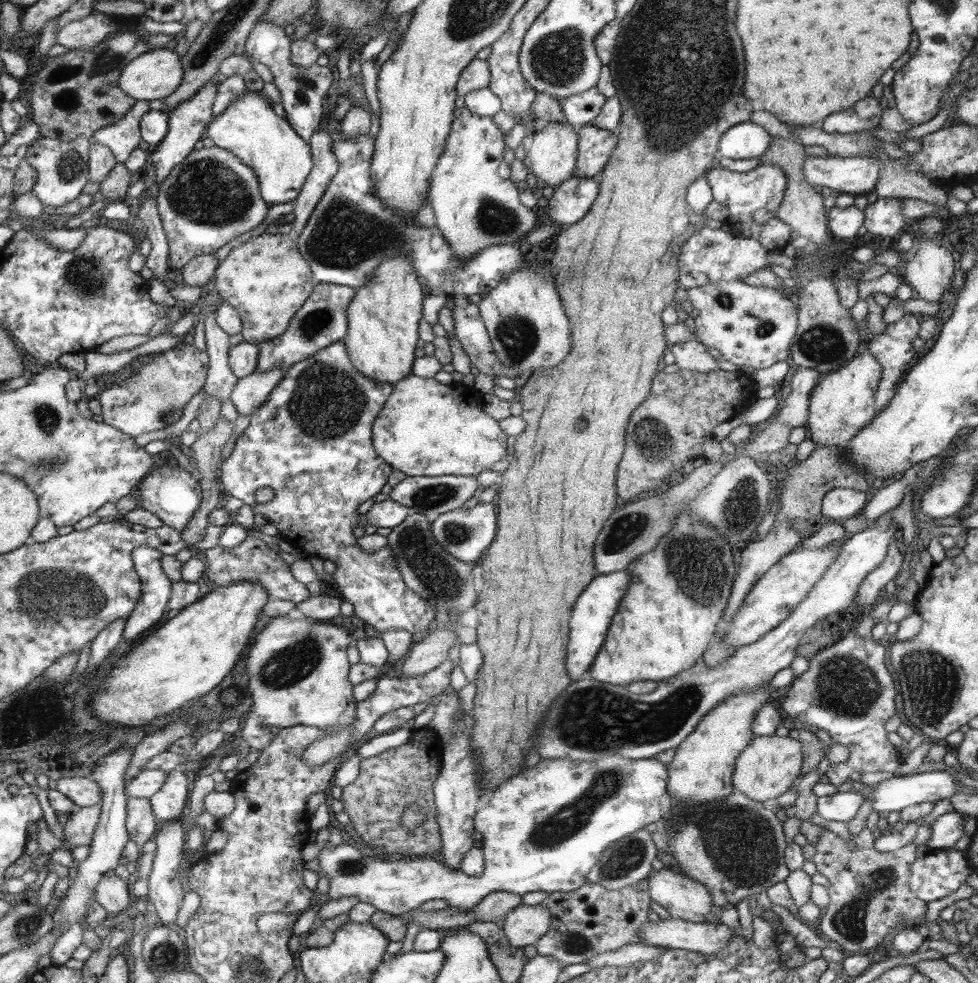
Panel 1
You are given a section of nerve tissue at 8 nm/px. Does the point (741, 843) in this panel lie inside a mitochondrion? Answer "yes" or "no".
yes

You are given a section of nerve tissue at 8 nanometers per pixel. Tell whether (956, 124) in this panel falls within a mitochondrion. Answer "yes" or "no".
no

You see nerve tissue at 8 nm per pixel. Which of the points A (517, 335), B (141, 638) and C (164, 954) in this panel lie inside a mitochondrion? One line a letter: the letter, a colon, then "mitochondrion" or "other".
A: mitochondrion
B: other
C: mitochondrion

